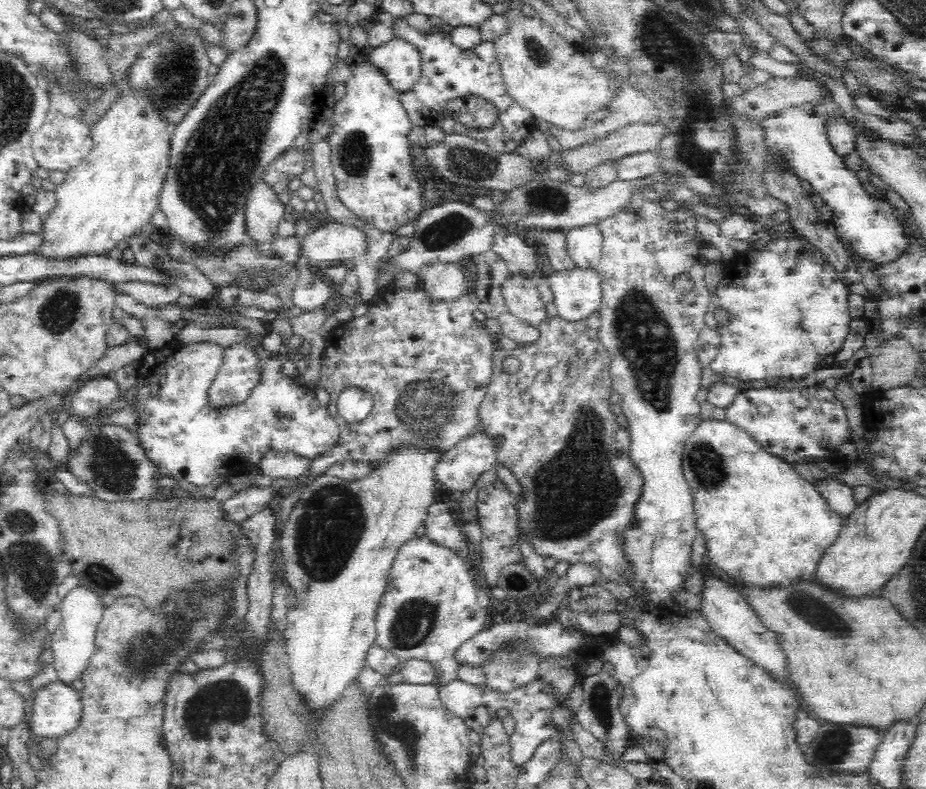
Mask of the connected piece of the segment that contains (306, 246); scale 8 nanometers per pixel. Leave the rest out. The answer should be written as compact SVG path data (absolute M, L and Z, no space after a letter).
M329 222L319 228L310 228L299 238L298 250L299 257L322 267L360 257L365 252L365 237L354 227Z

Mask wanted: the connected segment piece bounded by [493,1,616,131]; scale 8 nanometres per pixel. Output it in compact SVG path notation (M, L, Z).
M518 2L506 3L502 12L508 24L507 32L494 39L496 61L500 65L500 76L502 83L506 87L508 94L522 107L528 110L536 119L540 118L551 122L560 128L568 130L577 130L582 126L585 117L596 110L602 109L602 106L610 103L613 98L613 92L609 88L609 79L607 72L602 68L597 69L589 62L588 55L578 56L575 48L560 40L557 33L553 31L550 25L536 16L526 16L522 12L521 5Z

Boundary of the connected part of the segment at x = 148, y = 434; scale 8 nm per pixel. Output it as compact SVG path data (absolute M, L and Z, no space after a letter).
M173 338L162 348L143 355L137 368L136 398L139 398L142 404L136 408L140 421L136 431L140 435L143 447L147 448L148 456L159 462L164 474L174 480L186 480L196 488L204 488L214 478L230 473L230 468L237 463L249 462L252 466L258 465L260 456L266 450L288 451L310 461L337 445L341 428L327 409L318 405L315 395L300 392L301 386L297 382L297 376L282 376L277 355L262 349L259 354L263 364L260 384L251 391L244 402L218 410L212 408L208 402L207 390L217 376L217 369L223 360L222 347L219 344L204 341L183 345Z

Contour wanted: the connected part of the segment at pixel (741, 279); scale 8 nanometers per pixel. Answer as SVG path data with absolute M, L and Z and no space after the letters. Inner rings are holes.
M798 237L786 238L772 238L768 241L768 244L758 250L749 248L738 257L724 263L726 270L724 276L718 284L718 289L714 294L710 295L709 304L707 307L707 314L705 323L713 328L716 328L721 335L720 348L718 354L714 360L708 364L708 368L715 372L718 376L730 377L737 379L738 381L752 381L759 379L769 380L788 380L789 378L801 379L813 372L821 359L824 359L830 354L833 354L839 350L848 334L848 323L850 323L851 317L847 306L847 284L844 282L841 274L834 269L834 266L830 262L826 261L822 252L812 242L801 239ZM717 309L726 309L731 315L731 320L727 325L718 327L719 324L713 317L713 313Z

